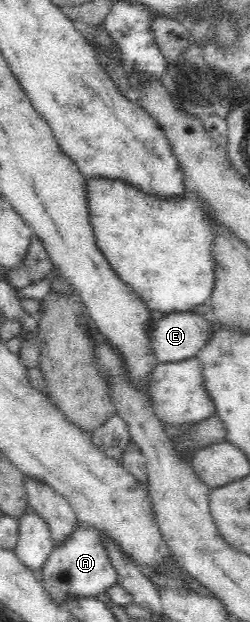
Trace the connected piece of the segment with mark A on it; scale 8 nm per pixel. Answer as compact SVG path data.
M75 524L69 538L56 544L44 563L40 576L44 589L51 598L59 601L63 600L67 594L68 596L95 597L99 594L103 595L111 584L118 582L117 569L111 563L111 557L107 553L104 542L105 539L98 530Z

